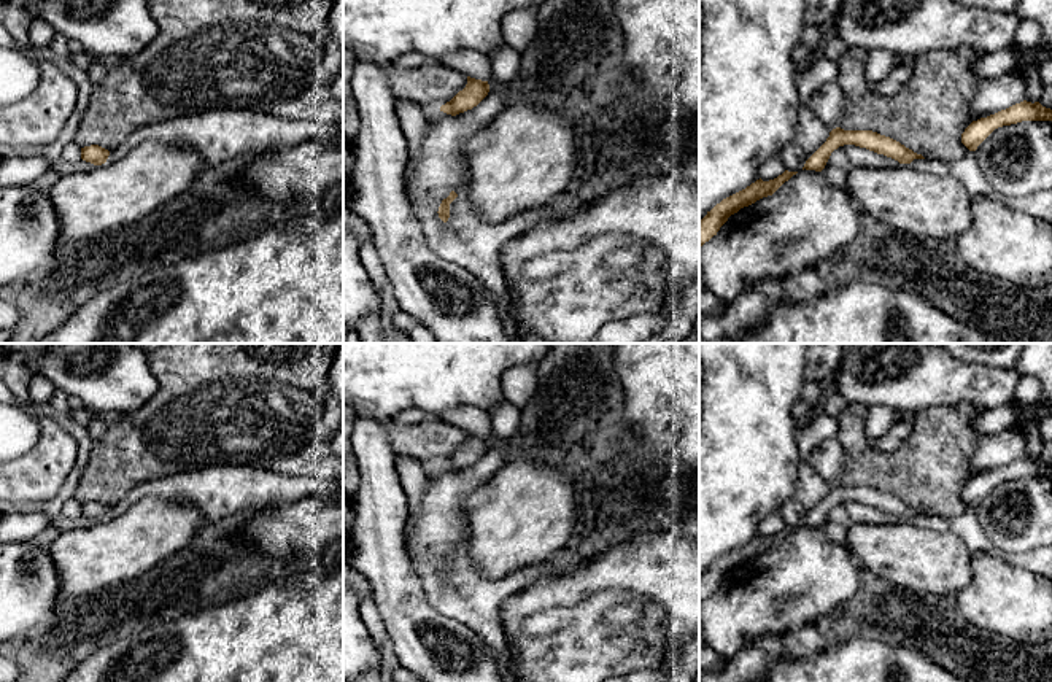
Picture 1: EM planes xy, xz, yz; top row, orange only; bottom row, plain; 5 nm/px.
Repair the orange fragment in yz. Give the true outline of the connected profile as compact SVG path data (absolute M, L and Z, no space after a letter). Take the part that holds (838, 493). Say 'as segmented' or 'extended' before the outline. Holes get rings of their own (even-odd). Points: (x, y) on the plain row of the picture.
as segmented; M836 483L830 488L826 498L806 517L803 526L822 528L834 506L844 501L855 501L866 504L877 510L884 510L898 517L899 520L911 520L914 515L925 515L922 510L914 509L899 498L880 491L872 486L844 486Z

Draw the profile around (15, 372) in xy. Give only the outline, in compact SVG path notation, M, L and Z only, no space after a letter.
M0 345L0 380L10 388L19 405L49 417L76 444L75 466L68 472L59 494L38 506L52 520L60 515L62 506L75 498L78 480L87 466L94 442L87 434L86 424L75 421L70 413L57 412L49 405L35 407L32 404L29 383L33 372L27 366L29 358L29 353L8 350Z

